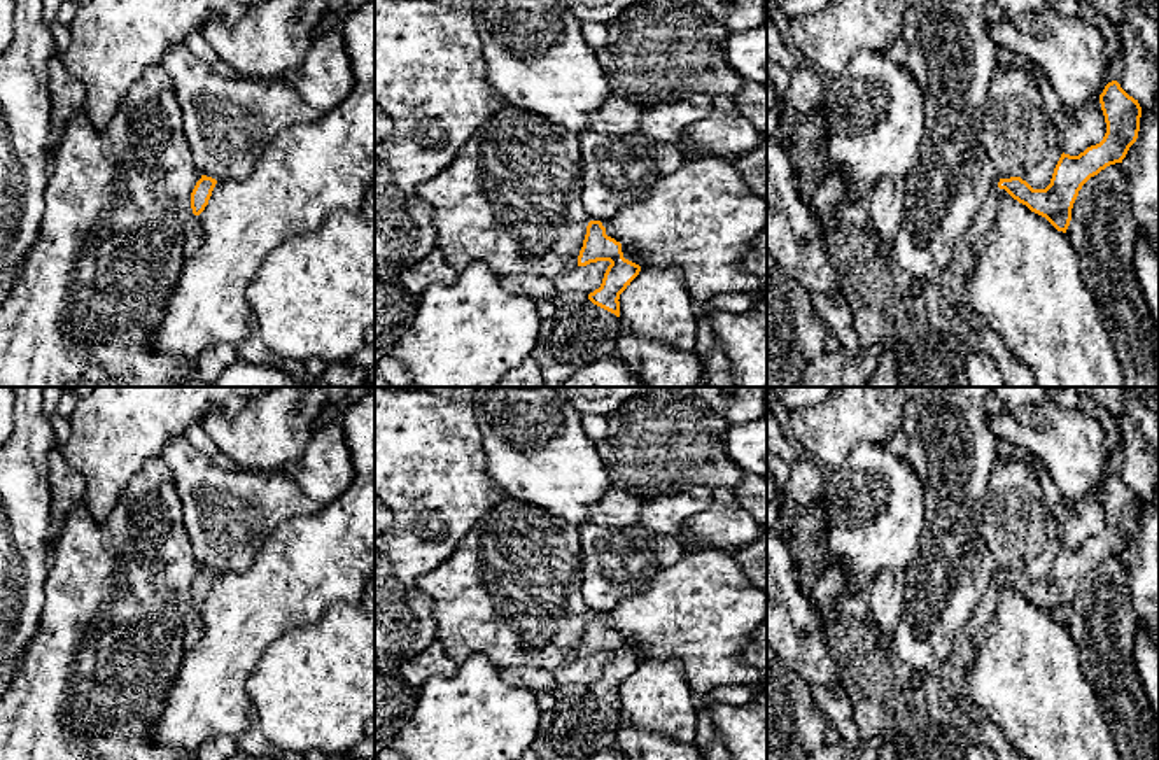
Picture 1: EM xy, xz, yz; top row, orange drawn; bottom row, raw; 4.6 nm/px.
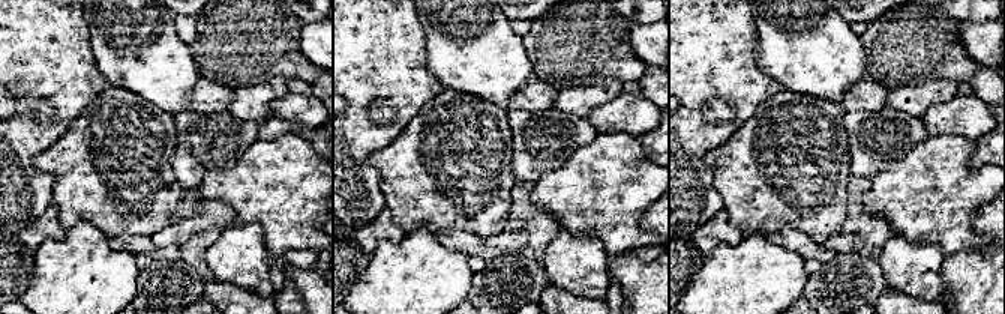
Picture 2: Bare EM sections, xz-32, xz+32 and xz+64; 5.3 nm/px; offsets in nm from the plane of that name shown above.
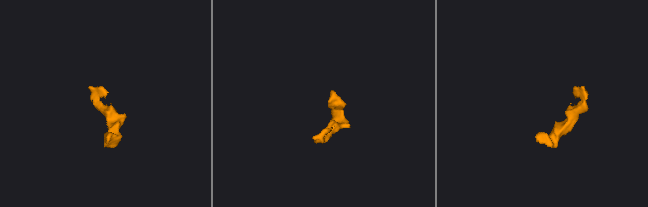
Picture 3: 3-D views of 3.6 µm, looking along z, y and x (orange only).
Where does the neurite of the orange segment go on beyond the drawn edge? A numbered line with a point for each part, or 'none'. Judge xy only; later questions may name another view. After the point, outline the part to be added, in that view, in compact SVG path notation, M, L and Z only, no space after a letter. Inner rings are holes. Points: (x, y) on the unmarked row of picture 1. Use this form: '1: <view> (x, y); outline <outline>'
none

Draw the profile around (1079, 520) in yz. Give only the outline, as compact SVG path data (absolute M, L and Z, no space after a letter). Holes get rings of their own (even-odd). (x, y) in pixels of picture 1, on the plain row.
M1099 489L1091 490L1080 501L1063 501L1052 506L1052 515L1059 524L1063 545L1070 548L1078 548L1099 536L1106 525Z

